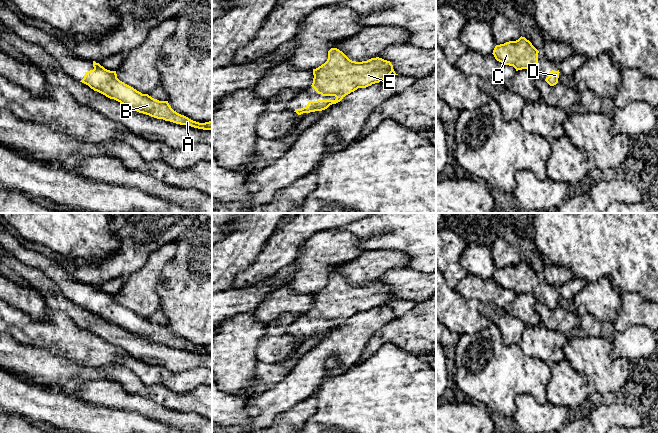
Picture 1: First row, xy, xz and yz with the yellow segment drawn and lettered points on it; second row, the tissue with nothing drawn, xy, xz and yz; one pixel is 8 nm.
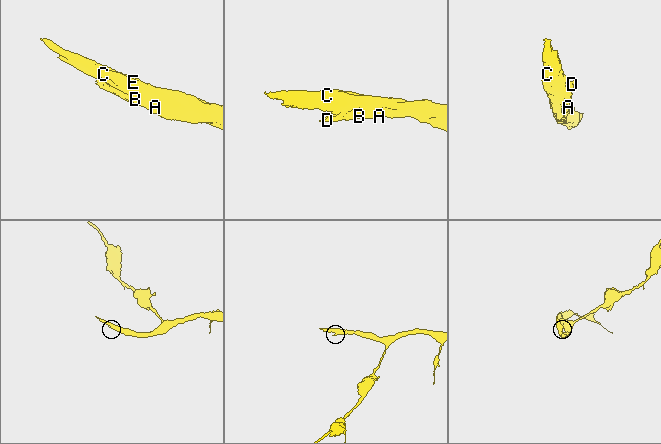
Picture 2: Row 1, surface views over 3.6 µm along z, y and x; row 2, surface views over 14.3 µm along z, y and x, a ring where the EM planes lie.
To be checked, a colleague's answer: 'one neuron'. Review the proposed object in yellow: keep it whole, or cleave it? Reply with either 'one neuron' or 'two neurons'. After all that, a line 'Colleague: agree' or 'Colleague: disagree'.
one neuron
Colleague: agree

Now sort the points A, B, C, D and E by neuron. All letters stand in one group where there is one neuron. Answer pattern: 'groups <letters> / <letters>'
groups A B C D E

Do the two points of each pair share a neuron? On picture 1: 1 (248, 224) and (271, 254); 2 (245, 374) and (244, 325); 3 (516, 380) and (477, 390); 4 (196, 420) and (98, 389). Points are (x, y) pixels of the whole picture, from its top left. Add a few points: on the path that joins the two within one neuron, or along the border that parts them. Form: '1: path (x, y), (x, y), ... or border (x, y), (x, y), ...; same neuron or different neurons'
1: border (277, 225), (260, 253), (250, 264); different neurons
2: path (244, 362), (244, 337); same neuron
3: path (506, 380), (487, 380); same neuron
4: path (172, 418), (137, 403), (122, 400); same neuron

